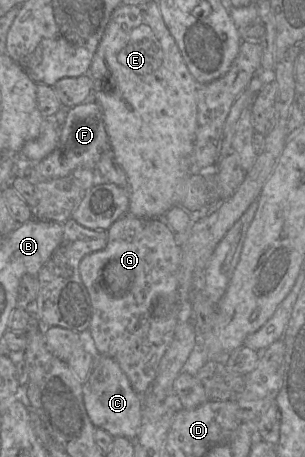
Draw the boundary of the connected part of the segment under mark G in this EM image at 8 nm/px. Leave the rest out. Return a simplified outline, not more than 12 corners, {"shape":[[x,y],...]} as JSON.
{"shape":[[163,218],[84,256],[98,354],[142,395],[187,302]]}

